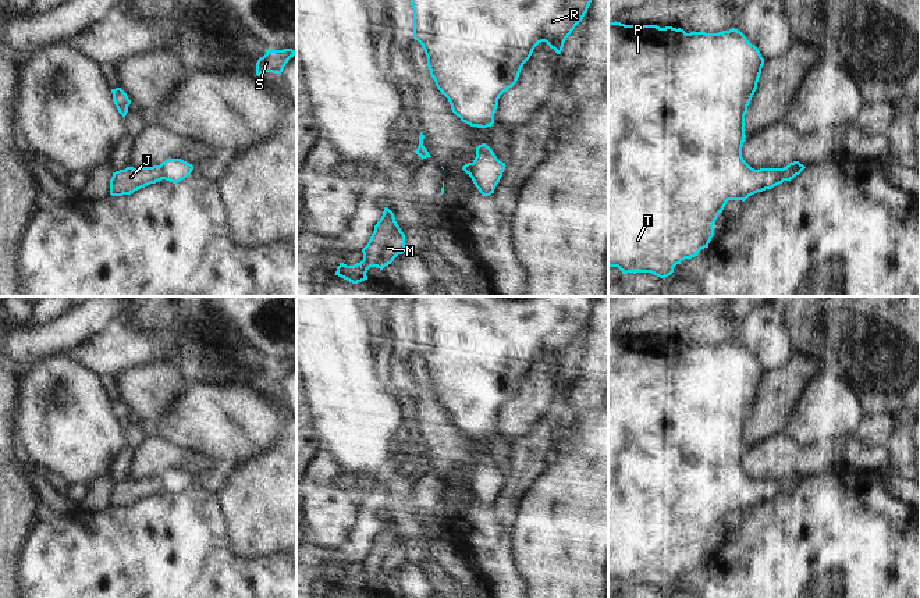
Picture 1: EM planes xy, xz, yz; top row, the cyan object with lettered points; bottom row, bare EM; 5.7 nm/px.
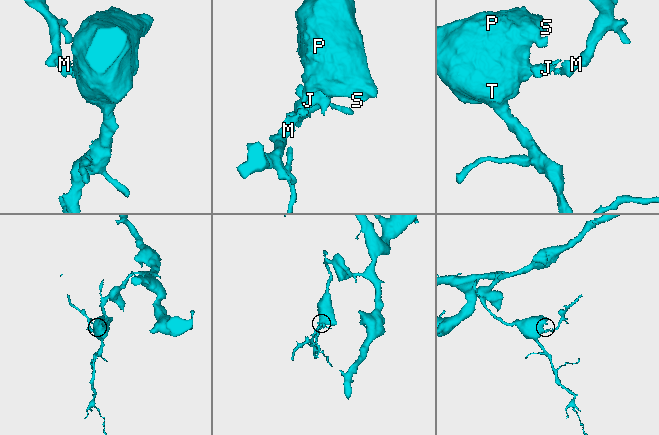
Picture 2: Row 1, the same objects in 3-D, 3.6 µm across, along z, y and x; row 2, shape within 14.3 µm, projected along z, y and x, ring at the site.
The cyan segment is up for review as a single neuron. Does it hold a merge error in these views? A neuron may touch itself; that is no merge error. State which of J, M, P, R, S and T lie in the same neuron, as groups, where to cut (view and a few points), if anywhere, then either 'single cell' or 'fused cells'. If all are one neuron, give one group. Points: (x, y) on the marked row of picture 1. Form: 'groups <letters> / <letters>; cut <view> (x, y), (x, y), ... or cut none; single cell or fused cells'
groups J M / P R S T; cut yz (798, 174), (787, 167), (782, 180); fused cells

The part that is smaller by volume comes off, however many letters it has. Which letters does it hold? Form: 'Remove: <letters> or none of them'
Remove: J, M

